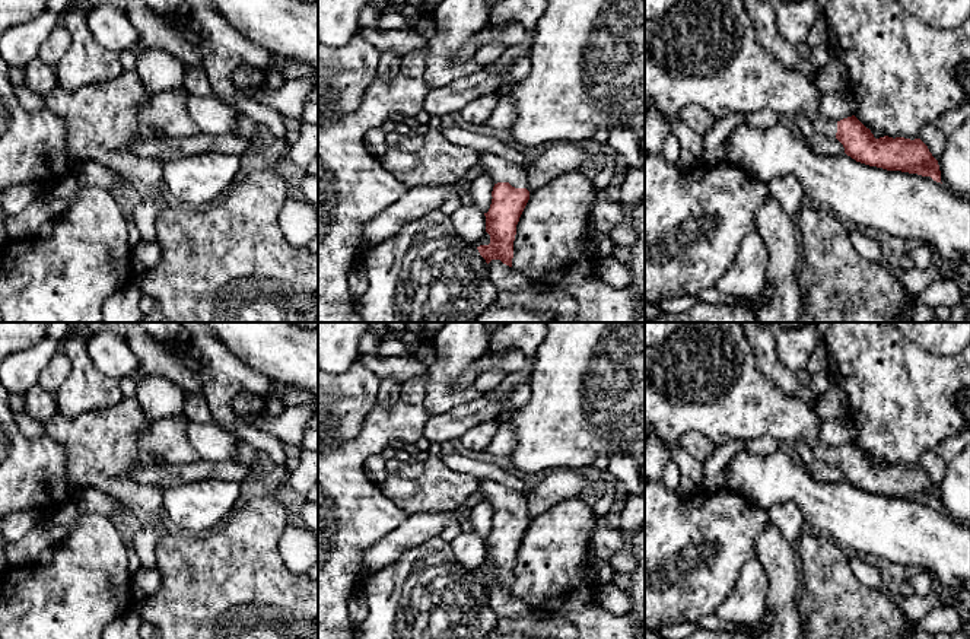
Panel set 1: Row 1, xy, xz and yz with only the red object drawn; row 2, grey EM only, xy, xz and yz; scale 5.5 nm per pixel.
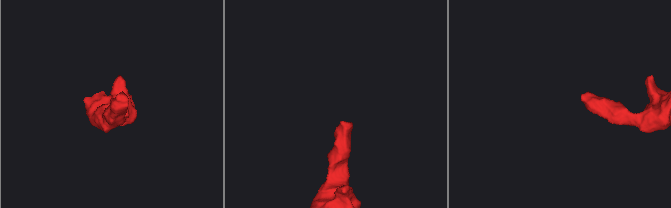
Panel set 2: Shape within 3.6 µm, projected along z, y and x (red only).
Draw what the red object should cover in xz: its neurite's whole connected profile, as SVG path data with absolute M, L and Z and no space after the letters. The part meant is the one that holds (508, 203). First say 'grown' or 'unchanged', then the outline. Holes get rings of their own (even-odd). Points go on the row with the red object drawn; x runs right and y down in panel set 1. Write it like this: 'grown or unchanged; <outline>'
grown; M481 152L478 165L470 177L478 175L490 177L494 187L490 209L484 213L490 244L477 249L487 264L500 260L512 267L516 225L529 200L529 191L525 188L527 172L496 153Z

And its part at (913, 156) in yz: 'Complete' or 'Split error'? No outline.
Split error

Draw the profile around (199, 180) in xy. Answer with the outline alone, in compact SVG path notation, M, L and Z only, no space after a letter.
M225 153L191 155L166 162L165 188L184 206L207 206L233 187L239 163L239 156Z

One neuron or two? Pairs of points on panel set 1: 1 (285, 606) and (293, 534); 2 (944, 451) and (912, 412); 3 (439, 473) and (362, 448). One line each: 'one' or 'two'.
1: two
2: two
3: two

